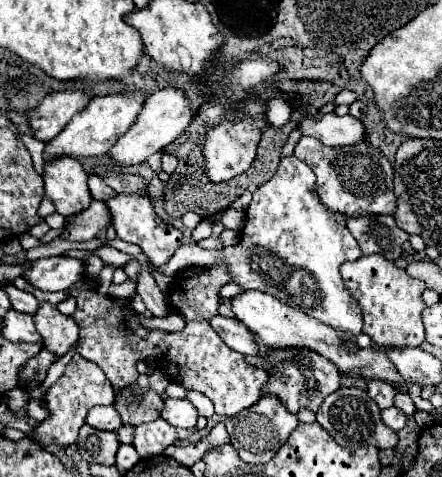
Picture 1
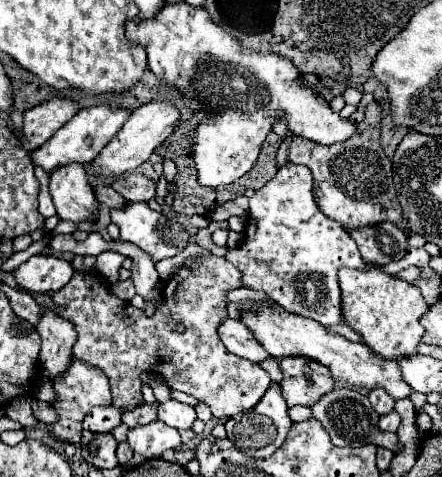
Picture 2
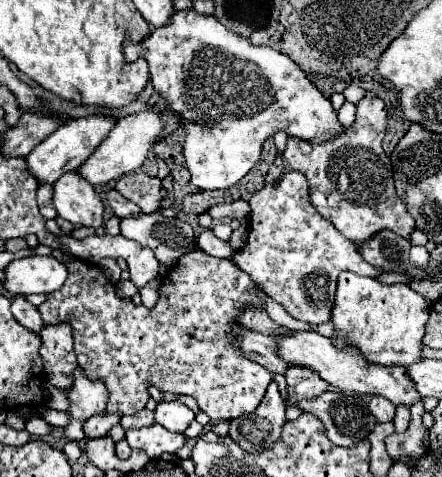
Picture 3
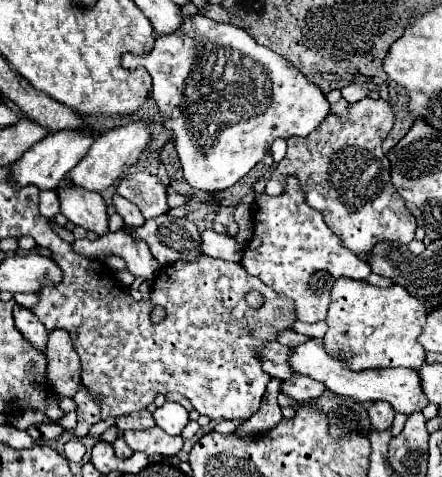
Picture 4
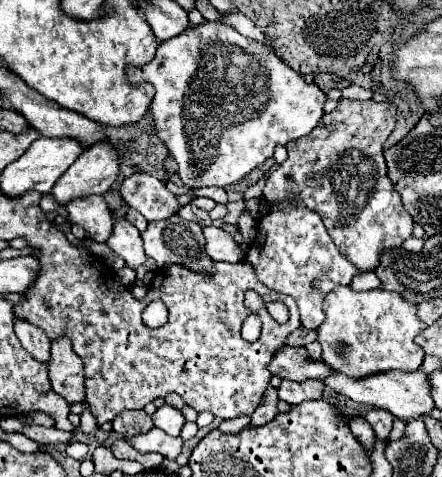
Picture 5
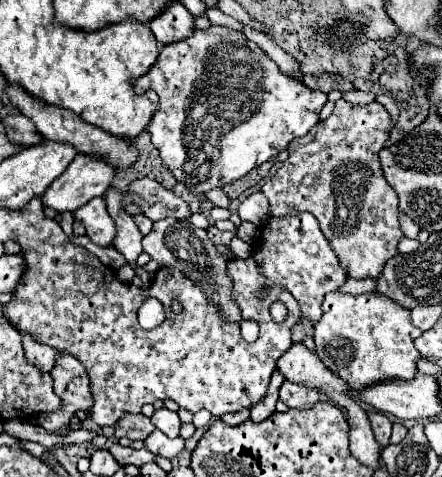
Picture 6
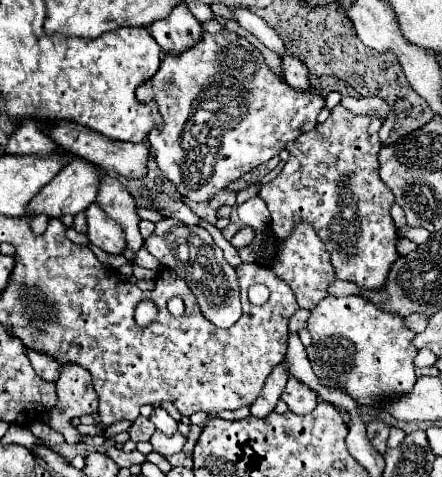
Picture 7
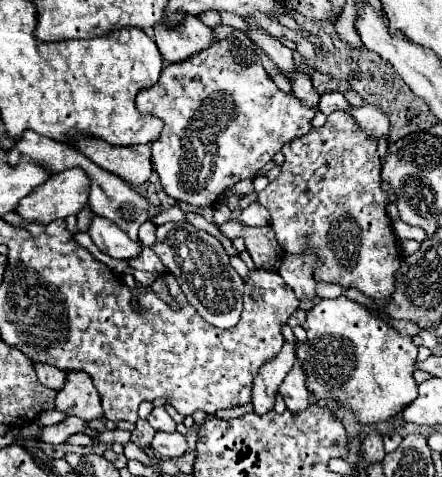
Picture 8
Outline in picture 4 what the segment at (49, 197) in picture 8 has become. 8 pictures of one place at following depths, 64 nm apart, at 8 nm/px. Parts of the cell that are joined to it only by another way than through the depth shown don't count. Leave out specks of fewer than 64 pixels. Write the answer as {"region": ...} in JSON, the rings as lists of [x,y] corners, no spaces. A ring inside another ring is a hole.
{"region":[[[130,122],[124,128],[116,128],[112,132],[104,132],[96,138],[96,142],[92,144],[92,148],[88,150],[88,154],[64,176],[64,180],[68,180],[70,186],[78,186],[84,190],[92,190],[92,192],[102,192],[108,186],[114,184],[116,178],[120,178],[120,174],[134,164],[134,160],[140,156],[140,152],[148,146],[150,142],[150,132],[148,132],[148,124],[146,122]]]}

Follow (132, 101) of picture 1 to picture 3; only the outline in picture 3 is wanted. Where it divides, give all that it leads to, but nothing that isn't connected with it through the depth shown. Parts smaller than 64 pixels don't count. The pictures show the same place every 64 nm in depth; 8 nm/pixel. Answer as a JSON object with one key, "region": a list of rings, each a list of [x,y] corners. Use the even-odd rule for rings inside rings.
{"region":[[[94,114],[88,118],[78,118],[78,120],[68,120],[62,124],[56,132],[52,132],[44,142],[40,142],[28,156],[26,156],[26,170],[30,176],[34,176],[40,184],[54,184],[64,172],[72,172],[80,168],[80,164],[94,152],[96,144],[108,136],[108,132],[114,128],[116,120]]]}

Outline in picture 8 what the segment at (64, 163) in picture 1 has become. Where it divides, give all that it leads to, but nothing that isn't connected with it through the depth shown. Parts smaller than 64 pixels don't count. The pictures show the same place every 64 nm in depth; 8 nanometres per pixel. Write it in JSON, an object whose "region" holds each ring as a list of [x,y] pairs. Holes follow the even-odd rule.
{"region":[[[94,216],[88,234],[104,254],[118,260],[132,260],[132,258],[138,258],[142,252],[140,242],[130,240],[120,228],[116,228],[116,224],[100,216]]]}

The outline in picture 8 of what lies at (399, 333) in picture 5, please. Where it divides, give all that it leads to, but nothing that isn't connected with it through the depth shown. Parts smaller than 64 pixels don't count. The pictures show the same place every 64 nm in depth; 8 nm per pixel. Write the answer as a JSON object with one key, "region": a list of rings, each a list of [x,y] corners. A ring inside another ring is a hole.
{"region":[[[346,296],[320,300],[302,324],[306,342],[296,344],[296,358],[306,372],[308,392],[318,402],[332,402],[348,408],[358,424],[378,424],[396,418],[416,400],[418,388],[412,378],[412,364],[418,348],[410,336],[400,336],[382,318]]]}

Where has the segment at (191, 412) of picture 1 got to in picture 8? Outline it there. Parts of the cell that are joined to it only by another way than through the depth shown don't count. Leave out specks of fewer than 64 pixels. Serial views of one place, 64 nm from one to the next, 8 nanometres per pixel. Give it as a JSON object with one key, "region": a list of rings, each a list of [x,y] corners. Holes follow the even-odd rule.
{"region":[[[158,406],[150,412],[148,416],[148,422],[154,430],[162,430],[162,432],[176,432],[176,422],[168,416],[166,408],[164,406]]]}

